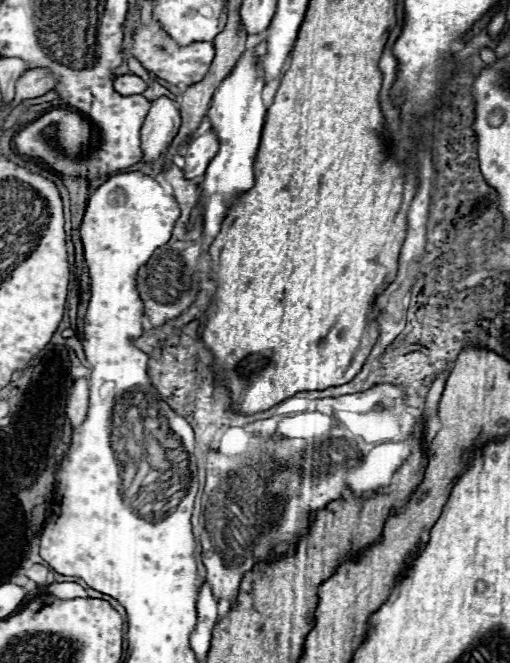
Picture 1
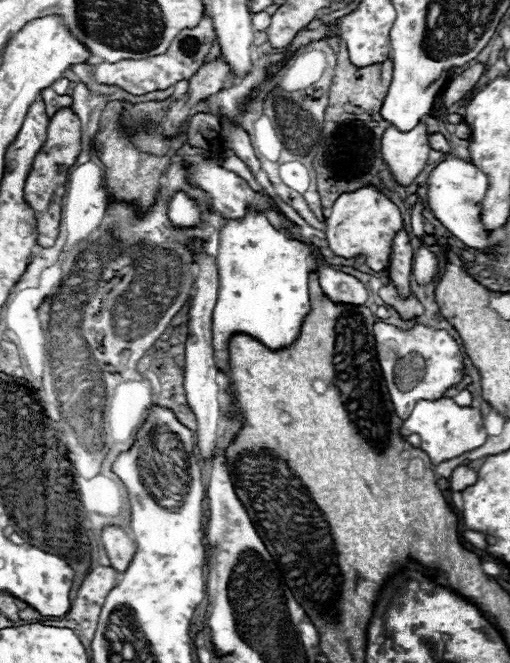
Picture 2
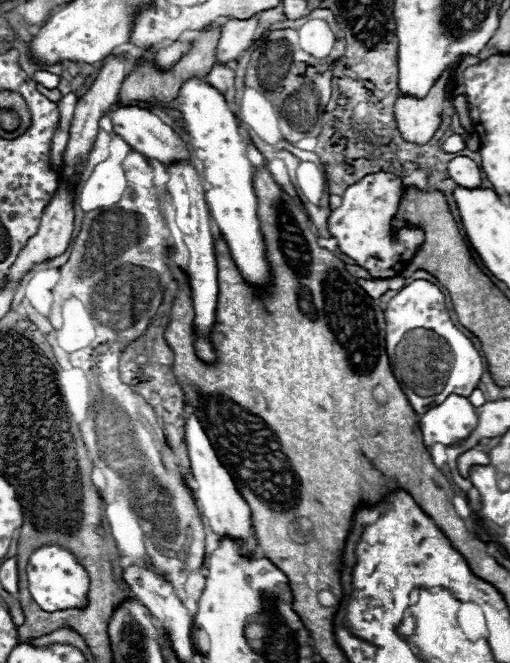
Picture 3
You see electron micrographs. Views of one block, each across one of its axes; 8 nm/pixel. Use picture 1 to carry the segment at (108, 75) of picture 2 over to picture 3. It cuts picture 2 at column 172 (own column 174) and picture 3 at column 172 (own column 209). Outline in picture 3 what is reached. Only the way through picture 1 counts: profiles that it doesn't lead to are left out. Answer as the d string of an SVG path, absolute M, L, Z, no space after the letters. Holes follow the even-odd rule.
M176 40L168 46L158 48L154 54L154 62L156 62L158 70L162 70L162 72L172 70L178 64L178 60L190 50L190 46L192 46L192 40Z

